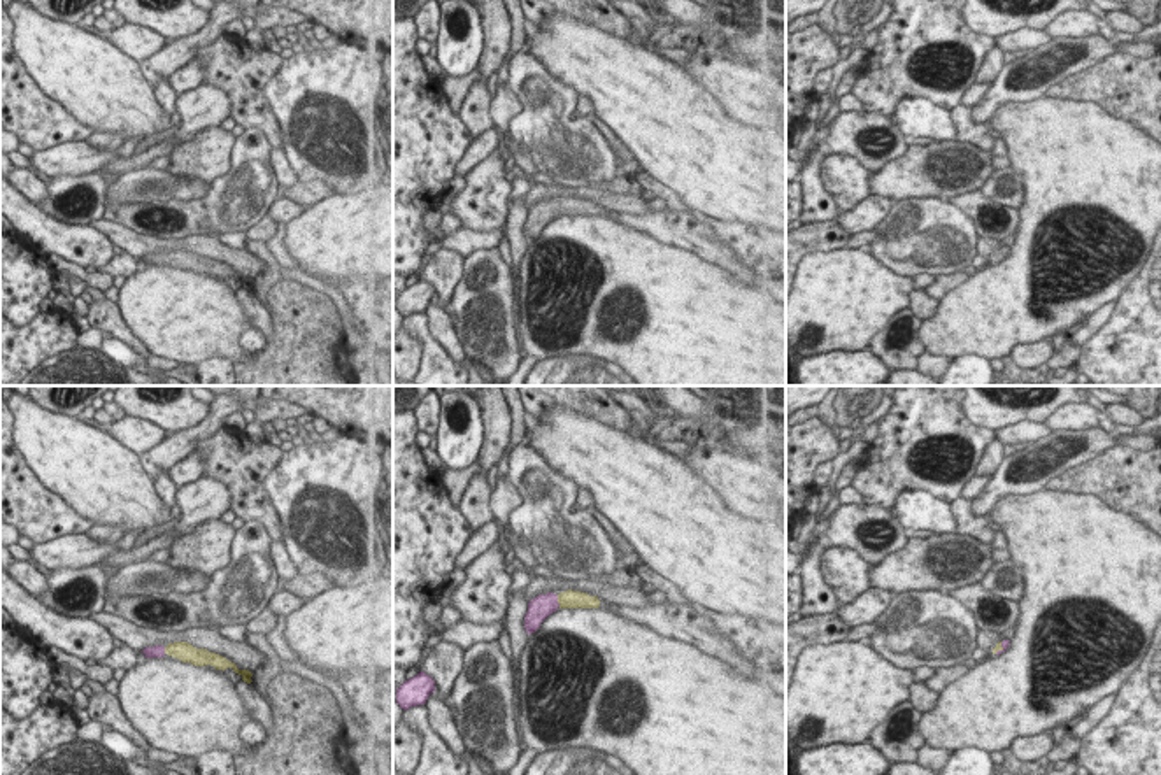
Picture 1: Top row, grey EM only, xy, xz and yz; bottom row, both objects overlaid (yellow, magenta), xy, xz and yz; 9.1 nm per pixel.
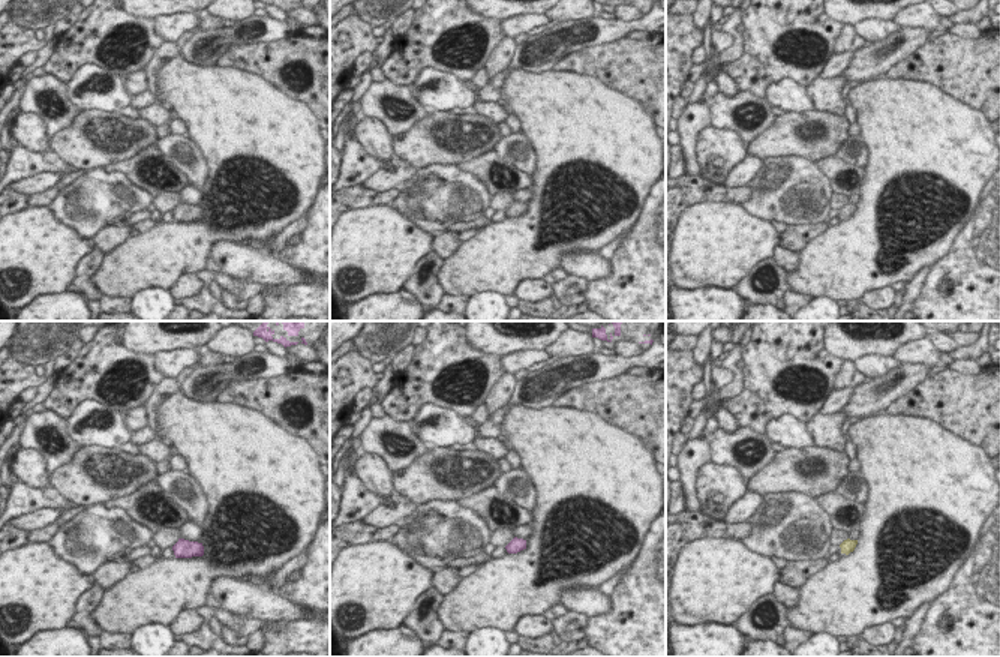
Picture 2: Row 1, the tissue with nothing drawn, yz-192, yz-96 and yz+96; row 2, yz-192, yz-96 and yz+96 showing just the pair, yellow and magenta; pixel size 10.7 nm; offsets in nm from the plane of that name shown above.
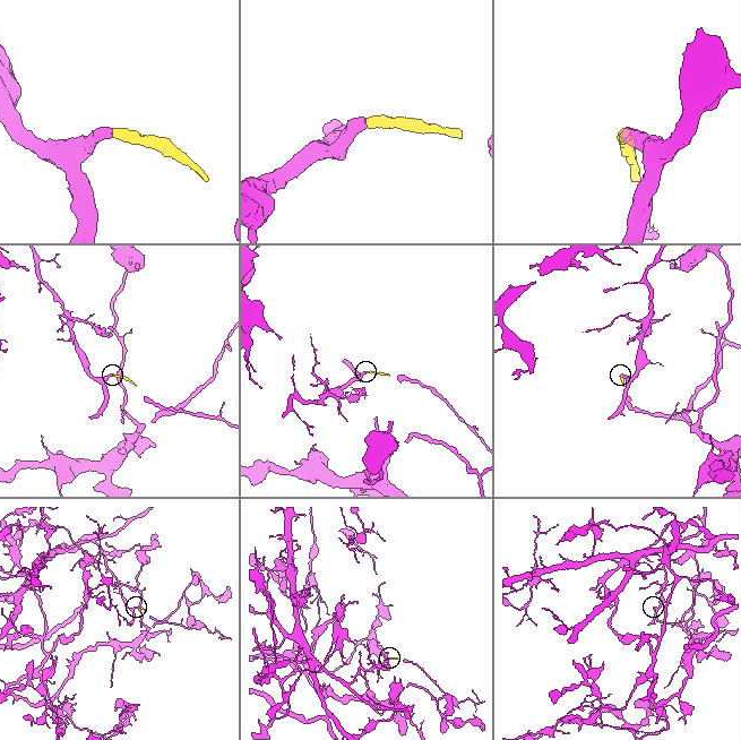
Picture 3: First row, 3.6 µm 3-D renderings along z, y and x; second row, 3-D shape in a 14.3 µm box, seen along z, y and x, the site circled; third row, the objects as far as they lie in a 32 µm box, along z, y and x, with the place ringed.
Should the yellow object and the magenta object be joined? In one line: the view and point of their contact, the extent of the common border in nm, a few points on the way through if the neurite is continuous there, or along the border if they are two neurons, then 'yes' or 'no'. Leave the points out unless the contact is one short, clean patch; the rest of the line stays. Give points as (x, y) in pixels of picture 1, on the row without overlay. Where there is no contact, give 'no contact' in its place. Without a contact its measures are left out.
xz (558, 207) | 120 nm | across xz (570, 206), (558, 207), (542, 213) | yes

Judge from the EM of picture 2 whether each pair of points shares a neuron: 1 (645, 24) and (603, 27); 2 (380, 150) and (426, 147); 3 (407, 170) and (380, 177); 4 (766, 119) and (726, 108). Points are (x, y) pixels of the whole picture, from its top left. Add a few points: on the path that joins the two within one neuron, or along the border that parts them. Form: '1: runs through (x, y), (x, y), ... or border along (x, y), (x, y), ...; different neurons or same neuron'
1: runs through (634, 26), (613, 27); same neuron
2: border along (392, 137), (396, 156); different neurons
3: runs through (401, 171), (386, 177); same neuron
4: runs through (756, 117), (736, 111); same neuron

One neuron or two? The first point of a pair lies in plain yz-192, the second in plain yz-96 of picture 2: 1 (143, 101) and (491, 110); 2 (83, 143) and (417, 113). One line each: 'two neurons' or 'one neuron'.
1: two neurons
2: two neurons

